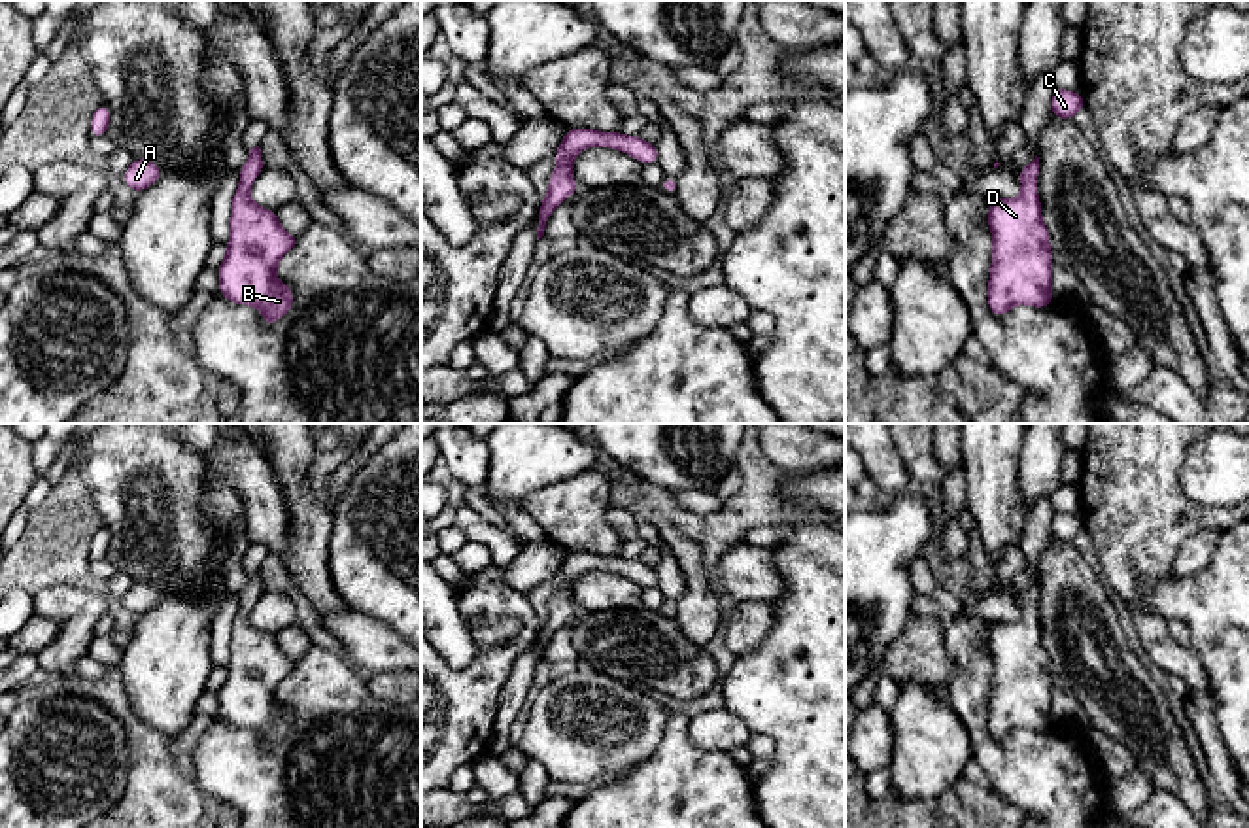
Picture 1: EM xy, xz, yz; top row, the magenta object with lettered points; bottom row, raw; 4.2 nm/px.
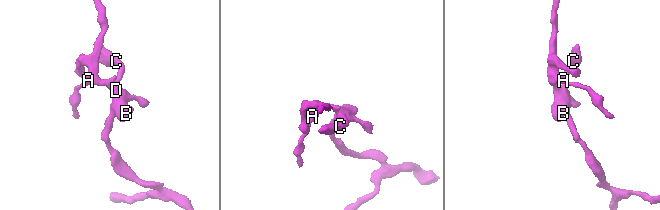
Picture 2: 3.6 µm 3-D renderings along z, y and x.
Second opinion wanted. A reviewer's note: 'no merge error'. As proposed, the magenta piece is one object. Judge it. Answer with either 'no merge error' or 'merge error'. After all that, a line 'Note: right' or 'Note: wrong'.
no merge error
Note: right

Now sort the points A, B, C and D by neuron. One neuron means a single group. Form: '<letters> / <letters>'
A B C D

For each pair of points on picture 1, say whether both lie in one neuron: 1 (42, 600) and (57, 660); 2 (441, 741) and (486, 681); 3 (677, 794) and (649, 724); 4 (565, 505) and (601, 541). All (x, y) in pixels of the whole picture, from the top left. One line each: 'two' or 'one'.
1: one
2: one
3: two
4: one

